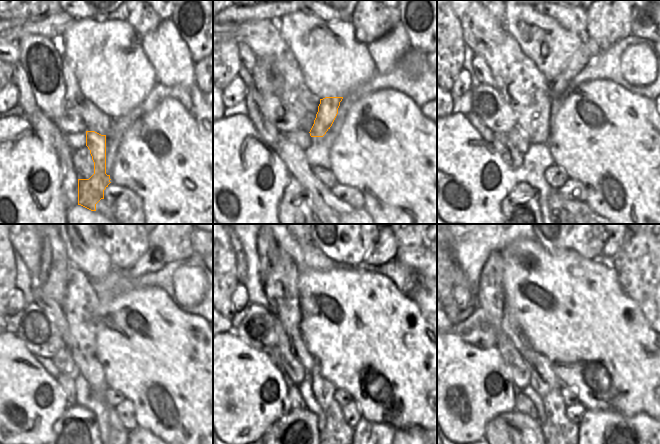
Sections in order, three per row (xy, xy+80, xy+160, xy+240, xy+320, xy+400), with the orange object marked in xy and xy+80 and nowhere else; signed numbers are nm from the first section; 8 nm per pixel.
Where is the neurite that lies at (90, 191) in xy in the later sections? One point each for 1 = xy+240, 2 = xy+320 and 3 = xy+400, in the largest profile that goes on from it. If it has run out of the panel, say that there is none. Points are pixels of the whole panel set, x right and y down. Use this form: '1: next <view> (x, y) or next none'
1: next xy+240 (113, 284)
2: next xy+320 (386, 247)
3: next xy+400 (612, 244)

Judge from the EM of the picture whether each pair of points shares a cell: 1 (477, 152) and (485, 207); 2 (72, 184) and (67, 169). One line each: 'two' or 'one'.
1: one
2: two

